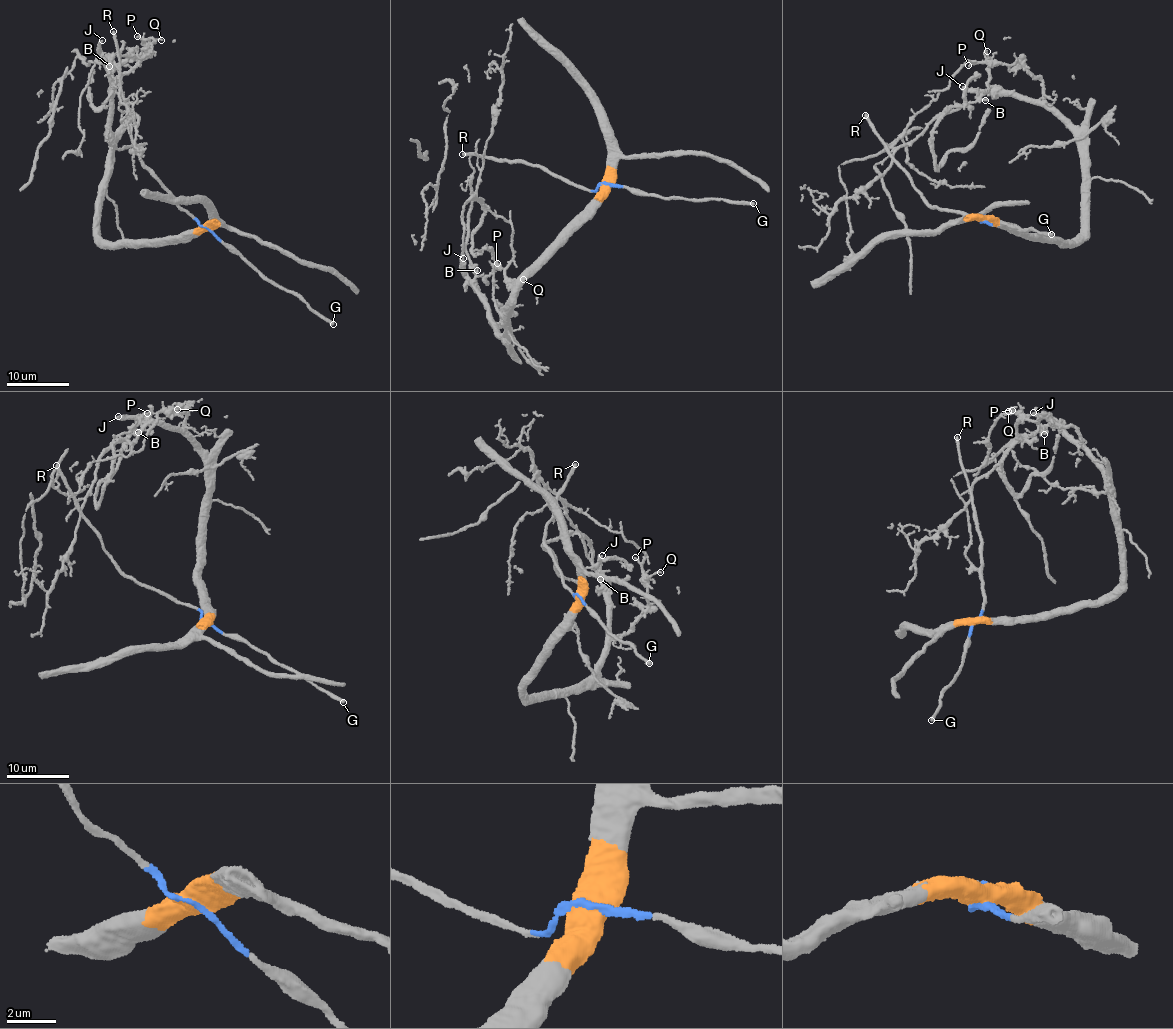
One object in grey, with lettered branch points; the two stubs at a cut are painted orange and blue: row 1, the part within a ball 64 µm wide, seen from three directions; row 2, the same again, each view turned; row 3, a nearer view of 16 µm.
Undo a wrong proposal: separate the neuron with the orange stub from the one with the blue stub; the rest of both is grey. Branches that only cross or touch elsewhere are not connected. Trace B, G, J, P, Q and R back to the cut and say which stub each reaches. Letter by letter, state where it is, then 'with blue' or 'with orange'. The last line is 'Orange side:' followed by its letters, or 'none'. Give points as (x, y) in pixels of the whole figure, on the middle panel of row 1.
B: at (477, 270); with orange
G: at (753, 203); with blue
J: at (463, 258); with orange
P: at (497, 263); with orange
Q: at (523, 279); with orange
R: at (462, 154); with blue
Orange side: B, J, P, Q

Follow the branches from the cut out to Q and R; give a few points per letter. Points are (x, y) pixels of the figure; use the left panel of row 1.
Q: (207, 227), (198, 236), (160, 246), (113, 245), (97, 234), (98, 185), (108, 171), (117, 80), (162, 40)
R: (207, 228), (199, 225), (185, 210), (178, 209), (140, 156), (122, 94), (119, 55), (113, 31)

